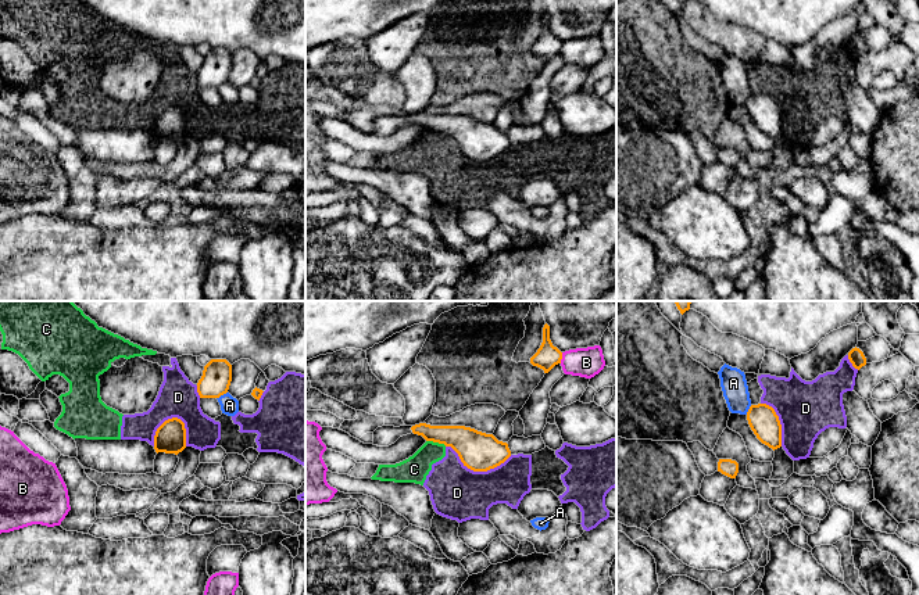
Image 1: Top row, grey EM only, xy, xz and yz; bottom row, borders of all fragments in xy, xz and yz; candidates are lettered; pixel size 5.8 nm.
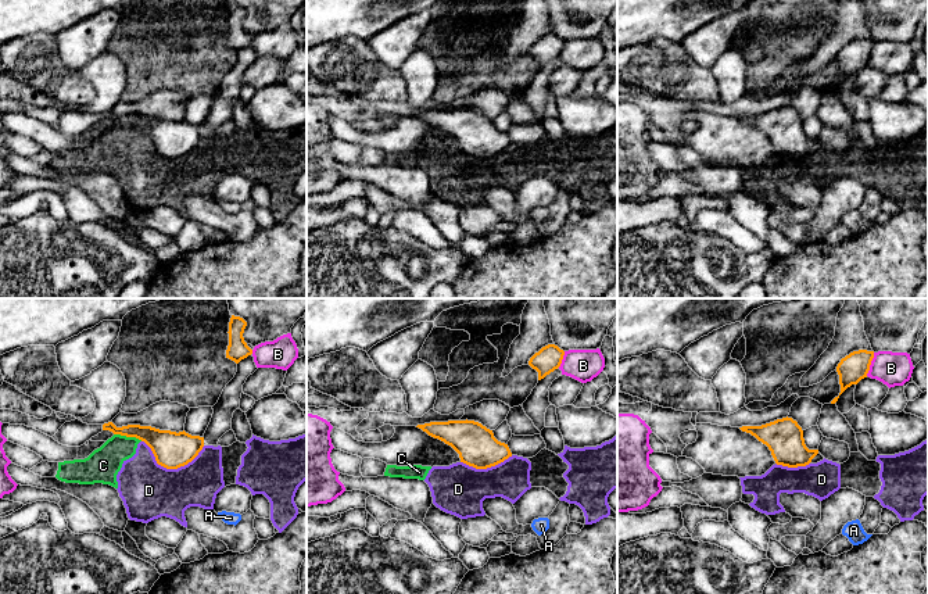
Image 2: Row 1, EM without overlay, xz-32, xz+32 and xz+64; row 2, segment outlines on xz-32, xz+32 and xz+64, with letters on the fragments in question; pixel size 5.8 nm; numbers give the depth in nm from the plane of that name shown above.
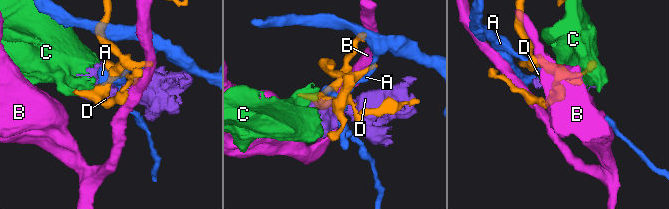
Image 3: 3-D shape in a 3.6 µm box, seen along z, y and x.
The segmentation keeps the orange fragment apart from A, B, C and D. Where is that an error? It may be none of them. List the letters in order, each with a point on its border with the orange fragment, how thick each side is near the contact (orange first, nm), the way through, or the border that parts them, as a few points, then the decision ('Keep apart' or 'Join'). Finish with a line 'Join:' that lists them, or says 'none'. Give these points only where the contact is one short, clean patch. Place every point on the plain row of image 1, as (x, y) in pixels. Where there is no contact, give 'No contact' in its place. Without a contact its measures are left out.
A: Touches orange at xy (221, 83). Thickness 170 nm (orange) against 110 nm. Keep apart
B: Touches orange at xz (561, 47). Thickness 140 nm (orange) against 180 nm. Boundary: xz (562, 42), (560, 52). Keep apart
C: Touches orange at xz (436, 131). Thickness 220 nm (orange) against 150 nm. Boundary: xz (426, 129), (446, 135). Keep apart
D: Touches orange at xz (478, 160). Thickness 220 nm (orange) against 320 nm. Keep apart
Join: none

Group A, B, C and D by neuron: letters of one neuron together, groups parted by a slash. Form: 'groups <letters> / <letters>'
groups A / B / C D

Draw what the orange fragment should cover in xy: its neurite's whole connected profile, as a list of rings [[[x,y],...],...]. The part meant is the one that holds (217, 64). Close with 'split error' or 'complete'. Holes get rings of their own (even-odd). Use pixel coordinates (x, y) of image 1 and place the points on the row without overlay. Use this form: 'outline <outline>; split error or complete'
outline [[[211,49],[197,72],[200,87],[219,87],[226,83],[232,71],[232,54],[226,49]]]; complete

